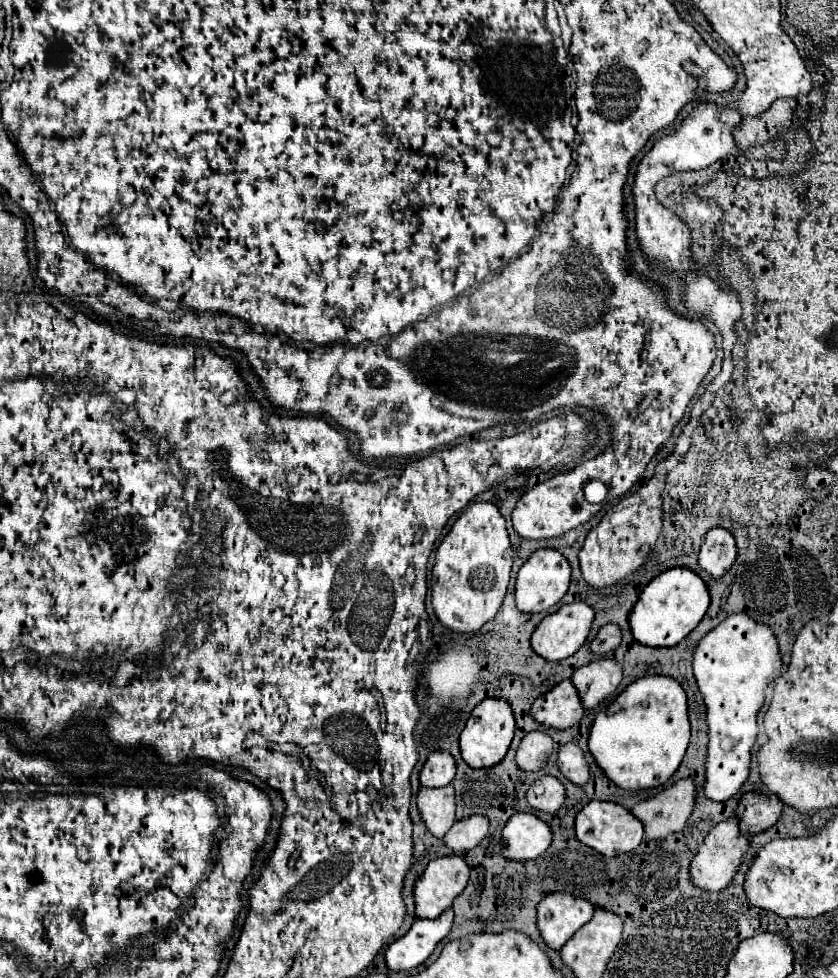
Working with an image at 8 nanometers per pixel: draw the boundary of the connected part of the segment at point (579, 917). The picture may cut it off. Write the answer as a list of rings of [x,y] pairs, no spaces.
[[[552,893],[538,903],[538,929],[550,949],[560,947],[592,919],[594,907],[586,899],[576,899],[568,893]]]

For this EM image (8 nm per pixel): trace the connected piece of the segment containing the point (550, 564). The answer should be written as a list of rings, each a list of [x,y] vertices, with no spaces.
[[[538,549],[520,567],[516,577],[516,605],[522,613],[540,613],[554,607],[568,591],[570,583],[570,563],[560,551]]]

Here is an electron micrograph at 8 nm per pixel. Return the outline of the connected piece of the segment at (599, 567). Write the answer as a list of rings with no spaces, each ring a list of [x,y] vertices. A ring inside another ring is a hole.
[[[656,467],[654,479],[650,479],[644,487],[640,487],[638,493],[616,503],[602,517],[602,521],[594,529],[590,529],[578,553],[578,559],[580,559],[582,577],[592,587],[600,589],[614,585],[616,581],[624,579],[628,573],[636,571],[650,555],[662,531],[662,499],[660,499],[662,489],[664,485],[658,485],[658,467]]]

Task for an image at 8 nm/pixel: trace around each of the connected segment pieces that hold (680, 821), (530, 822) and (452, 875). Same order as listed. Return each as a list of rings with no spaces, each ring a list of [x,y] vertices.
[[[682,779],[660,791],[656,797],[636,803],[630,813],[642,819],[646,839],[664,839],[670,833],[682,831],[694,809],[694,781]]]
[[[516,813],[502,829],[502,855],[528,861],[542,855],[552,841],[550,827],[530,813]]]
[[[438,857],[432,859],[422,875],[414,883],[414,917],[436,919],[452,901],[464,891],[468,883],[468,865],[462,857]]]

